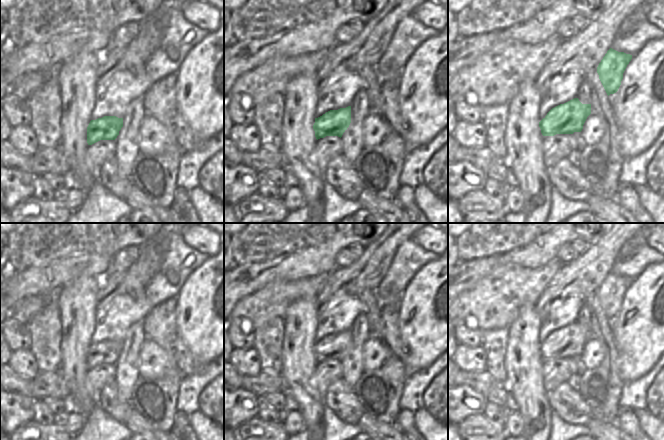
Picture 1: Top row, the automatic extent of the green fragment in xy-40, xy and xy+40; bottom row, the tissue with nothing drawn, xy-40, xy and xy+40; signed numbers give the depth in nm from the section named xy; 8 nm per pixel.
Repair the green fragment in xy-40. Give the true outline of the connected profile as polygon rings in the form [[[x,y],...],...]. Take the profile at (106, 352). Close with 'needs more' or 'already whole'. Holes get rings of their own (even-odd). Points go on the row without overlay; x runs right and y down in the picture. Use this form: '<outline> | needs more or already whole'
[[[104,340],[91,344],[87,351],[87,367],[92,369],[100,364],[115,364],[123,351],[123,342]]] | already whole

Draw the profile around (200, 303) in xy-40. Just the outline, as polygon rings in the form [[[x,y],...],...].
[[[224,238],[219,251],[194,270],[177,295],[177,331],[191,354],[208,364],[224,353]]]

